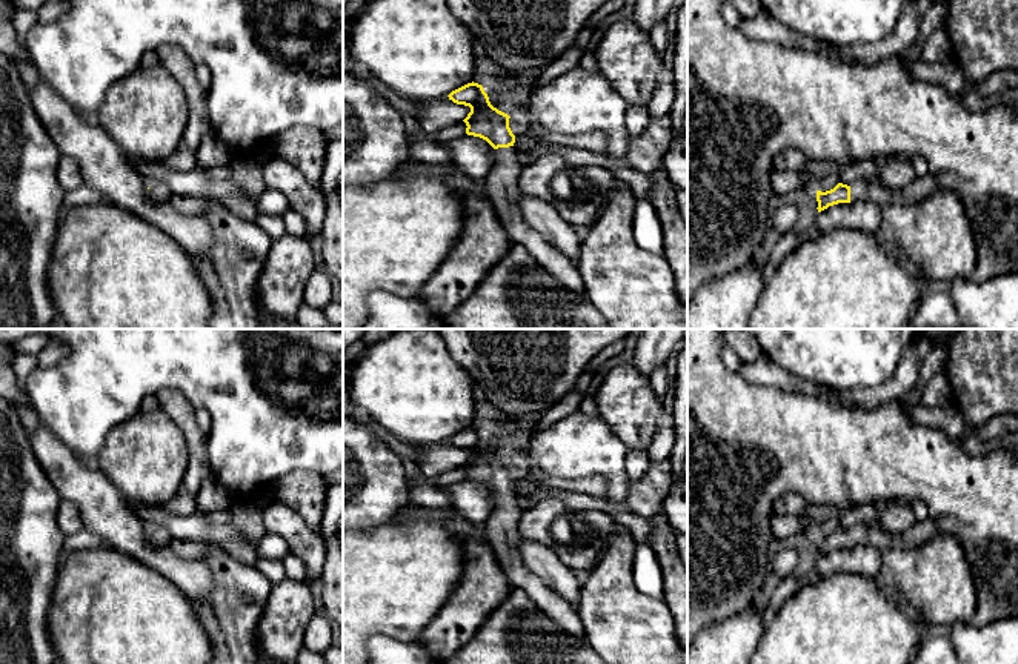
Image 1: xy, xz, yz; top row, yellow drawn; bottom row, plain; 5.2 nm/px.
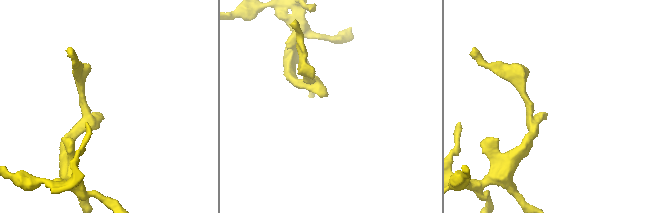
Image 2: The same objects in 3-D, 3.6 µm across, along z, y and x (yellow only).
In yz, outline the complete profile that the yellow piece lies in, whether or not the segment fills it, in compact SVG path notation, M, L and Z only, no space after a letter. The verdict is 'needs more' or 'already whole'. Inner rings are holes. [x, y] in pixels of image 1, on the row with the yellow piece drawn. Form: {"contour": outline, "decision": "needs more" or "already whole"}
{"contour": "M927 174L917 178L910 184L892 189L875 175L872 178L855 180L850 186L838 183L833 189L817 191L818 212L838 203L850 203L857 200L869 200L878 206L887 204L917 204L932 197L940 189L936 178Z", "decision": "needs more"}

